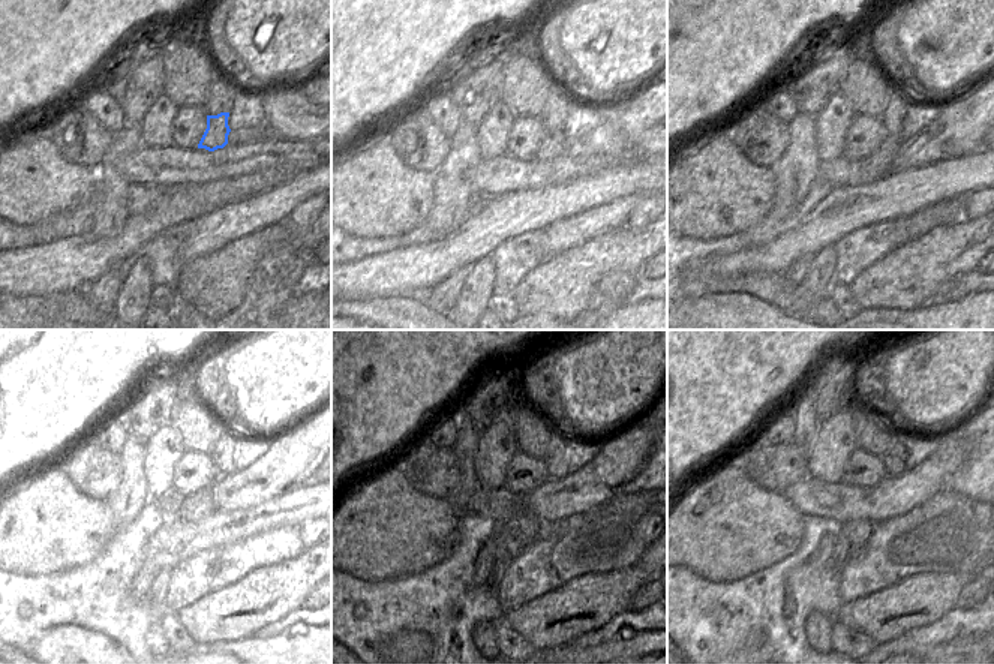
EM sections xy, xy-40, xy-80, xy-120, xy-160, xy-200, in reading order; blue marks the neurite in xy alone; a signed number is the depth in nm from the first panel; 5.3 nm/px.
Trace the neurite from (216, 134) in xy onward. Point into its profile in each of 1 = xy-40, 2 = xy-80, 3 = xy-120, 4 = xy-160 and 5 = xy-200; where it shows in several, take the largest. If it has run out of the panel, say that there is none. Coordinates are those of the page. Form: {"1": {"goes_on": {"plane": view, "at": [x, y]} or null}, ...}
{"1": {"goes_on": {"plane": "xy-40", "at": [555, 143]}}, "2": {"goes_on": {"plane": "xy-80", "at": [877, 164]}}, "3": {"goes_on": {"plane": "xy-120", "at": [198, 505]}}, "4": {"goes_on": {"plane": "xy-160", "at": [513, 535]}}, "5": {"goes_on": {"plane": "xy-200", "at": [858, 532]}}}

